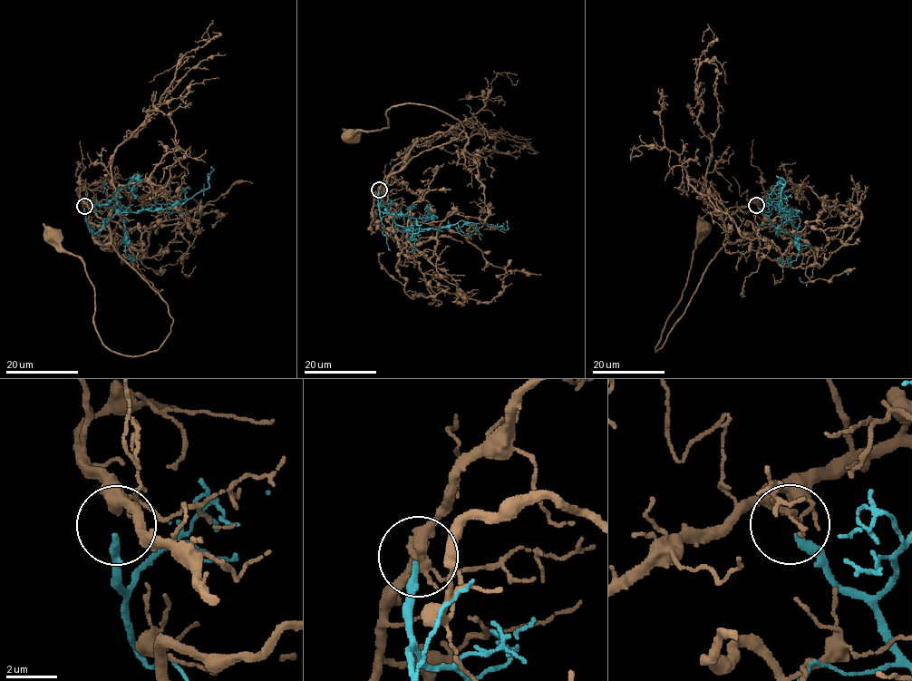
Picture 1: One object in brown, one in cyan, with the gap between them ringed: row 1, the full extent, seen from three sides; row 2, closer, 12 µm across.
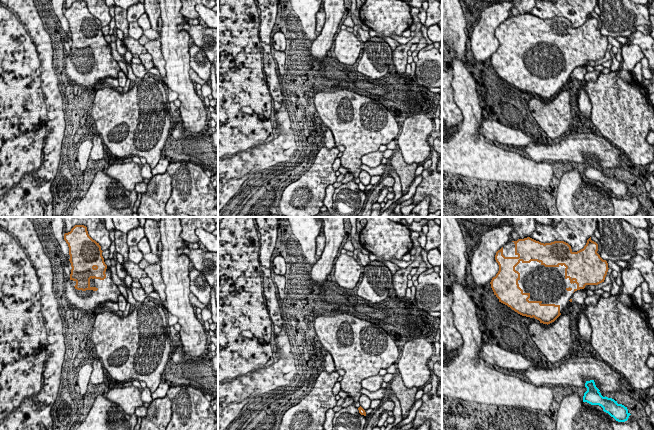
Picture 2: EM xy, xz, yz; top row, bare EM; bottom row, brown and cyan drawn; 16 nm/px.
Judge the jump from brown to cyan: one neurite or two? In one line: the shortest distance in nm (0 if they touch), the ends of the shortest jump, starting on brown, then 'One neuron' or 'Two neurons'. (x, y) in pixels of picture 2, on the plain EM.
Distance 1100 nm. Across: yz (553, 97), (586, 157). Two neurons

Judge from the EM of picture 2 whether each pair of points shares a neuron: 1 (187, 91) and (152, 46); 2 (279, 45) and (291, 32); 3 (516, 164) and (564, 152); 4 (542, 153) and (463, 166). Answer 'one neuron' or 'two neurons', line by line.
1: two neurons
2: two neurons
3: two neurons
4: two neurons

